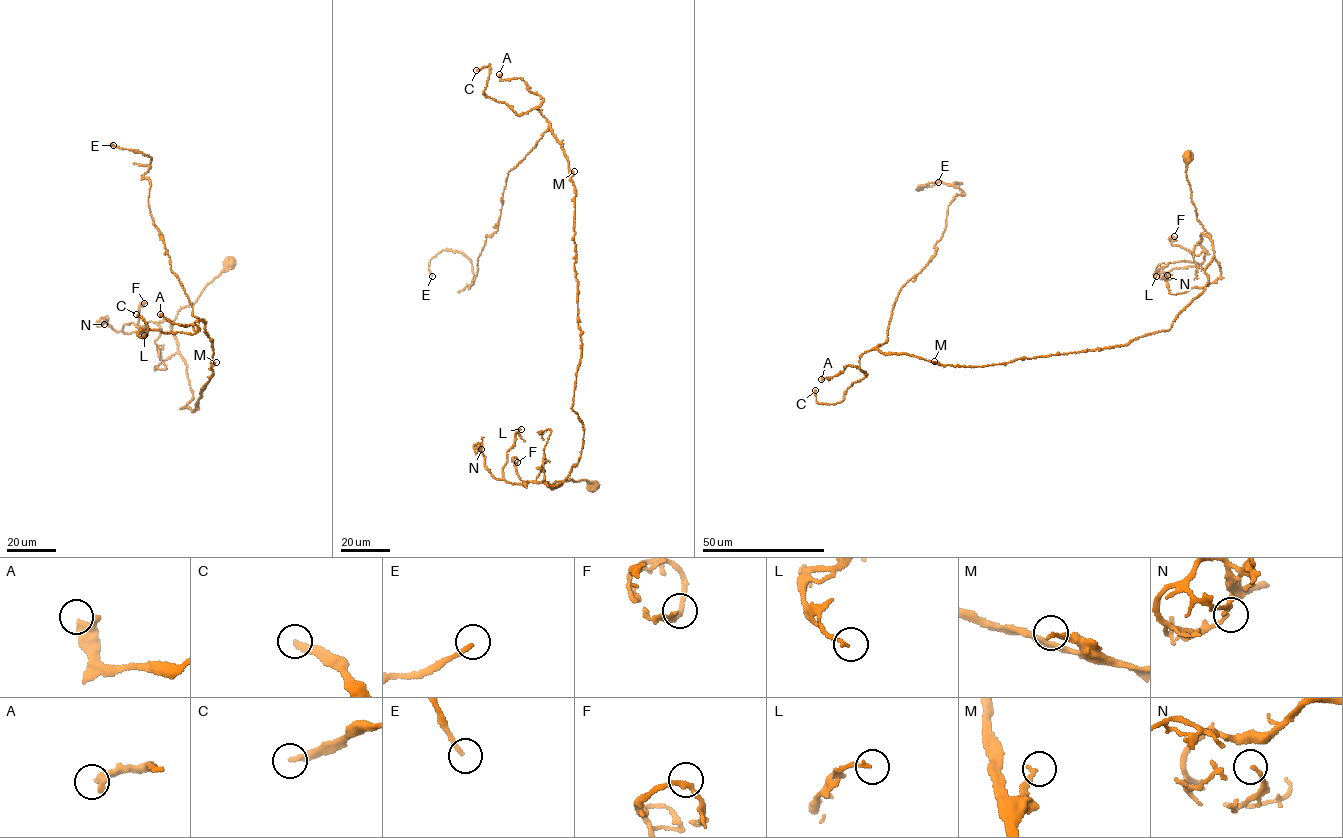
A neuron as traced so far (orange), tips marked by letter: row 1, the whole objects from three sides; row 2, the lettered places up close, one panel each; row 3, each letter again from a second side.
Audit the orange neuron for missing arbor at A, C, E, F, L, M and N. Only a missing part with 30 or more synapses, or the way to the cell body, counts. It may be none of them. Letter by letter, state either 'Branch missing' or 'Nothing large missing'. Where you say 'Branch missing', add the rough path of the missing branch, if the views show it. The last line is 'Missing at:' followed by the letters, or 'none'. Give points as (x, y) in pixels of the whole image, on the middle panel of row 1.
A: Nothing large missing
C: Branch missing. Course of what is missing: (476, 70), (413, 99), (399, 86), (405, 76), (427, 104), (422, 117), (401, 119), (379, 110)
E: Nothing large missing
F: Nothing large missing
L: Nothing large missing
M: Nothing large missing
N: Nothing large missing
Missing at: C

